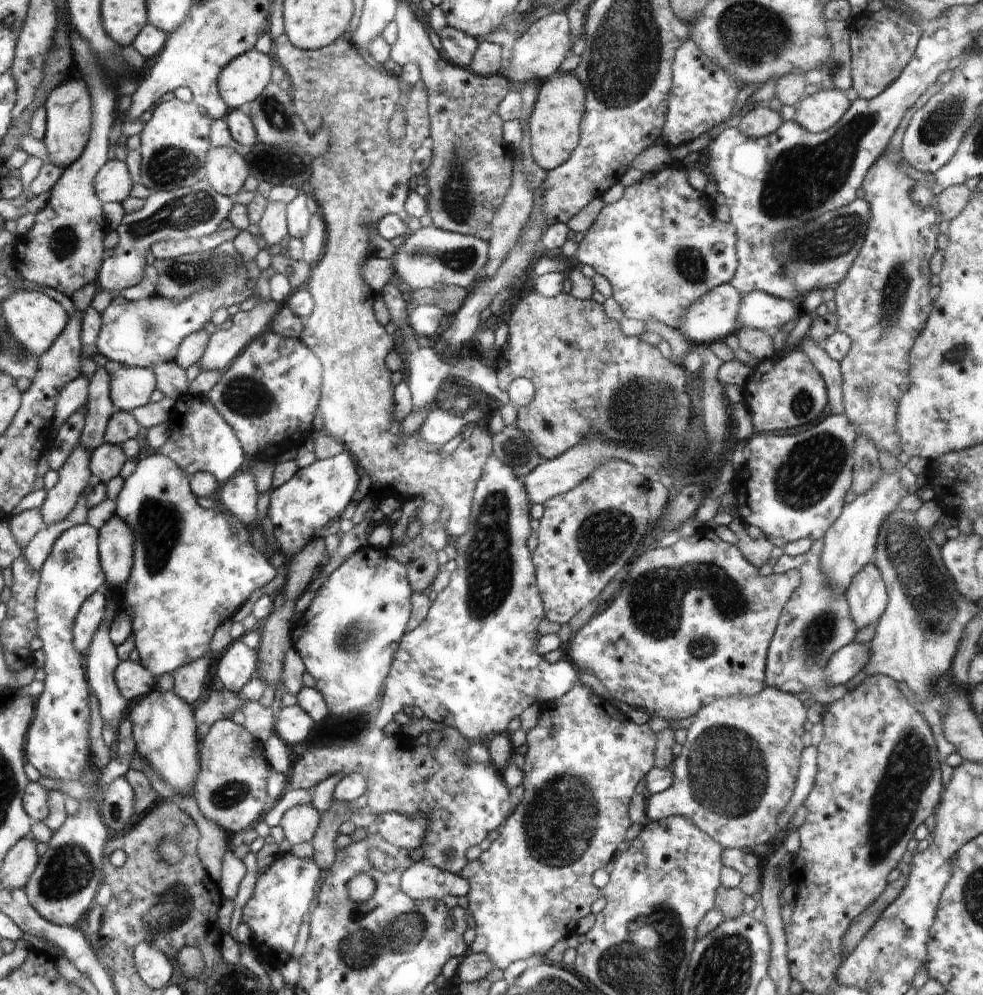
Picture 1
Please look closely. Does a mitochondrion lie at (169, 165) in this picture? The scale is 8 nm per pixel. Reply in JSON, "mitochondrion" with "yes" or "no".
{"mitochondrion":"yes"}

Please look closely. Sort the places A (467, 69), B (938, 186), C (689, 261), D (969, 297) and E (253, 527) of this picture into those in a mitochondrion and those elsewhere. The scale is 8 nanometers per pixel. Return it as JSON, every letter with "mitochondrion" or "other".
{"A":"other","B":"other","C":"mitochondrion","D":"other","E":"other"}

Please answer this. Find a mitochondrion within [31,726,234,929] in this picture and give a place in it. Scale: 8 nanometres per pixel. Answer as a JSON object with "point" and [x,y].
{"point":[70,869]}

